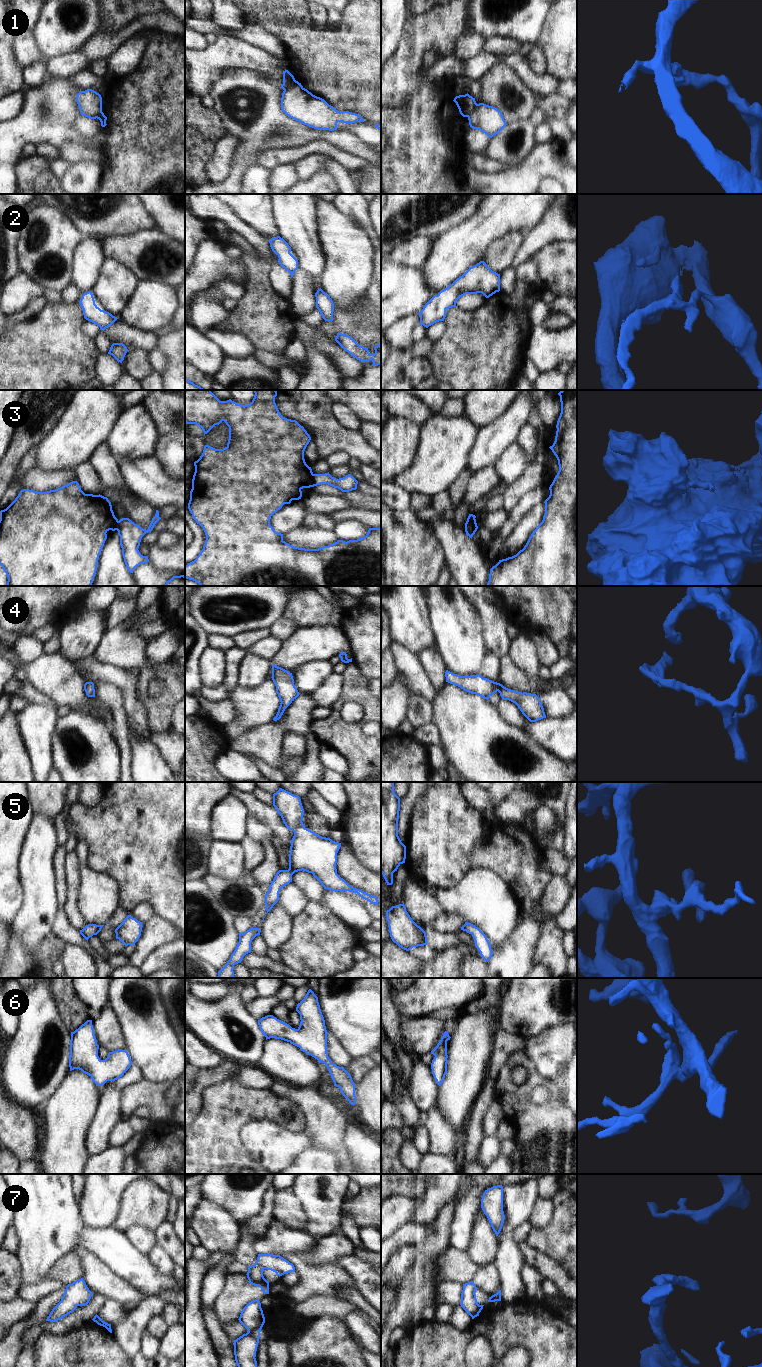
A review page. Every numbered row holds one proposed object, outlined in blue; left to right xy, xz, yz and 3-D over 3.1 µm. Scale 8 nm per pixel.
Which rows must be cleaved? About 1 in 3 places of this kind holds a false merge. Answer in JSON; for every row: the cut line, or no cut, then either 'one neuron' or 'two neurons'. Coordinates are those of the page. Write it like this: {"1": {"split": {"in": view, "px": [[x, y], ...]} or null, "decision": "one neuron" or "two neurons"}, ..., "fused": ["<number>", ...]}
{"1": {"split": {"in": "xz", "px": [[298, 82], [284, 90]]}, "decision": "two neurons"}, "2": {"split": null, "decision": "one neuron"}, "3": {"split": {"in": "xz", "px": [[314, 474], [313, 485]]}, "decision": "two neurons"}, "4": {"split": null, "decision": "one neuron"}, "5": {"split": null, "decision": "one neuron"}, "6": {"split": null, "decision": "one neuron"}, "7": {"split": null, "decision": "one neuron"}, "fused": ["1", "3"]}

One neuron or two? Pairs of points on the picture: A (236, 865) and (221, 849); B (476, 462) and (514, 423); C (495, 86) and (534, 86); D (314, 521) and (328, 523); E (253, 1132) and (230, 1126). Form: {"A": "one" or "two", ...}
{"A": "one", "B": "one", "C": "two", "D": "one", "E": "two"}

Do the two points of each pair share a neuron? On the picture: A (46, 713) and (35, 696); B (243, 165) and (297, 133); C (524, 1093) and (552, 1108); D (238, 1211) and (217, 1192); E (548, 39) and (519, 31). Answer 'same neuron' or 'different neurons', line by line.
A: different neurons
B: same neuron
C: same neuron
D: same neuron
E: different neurons

